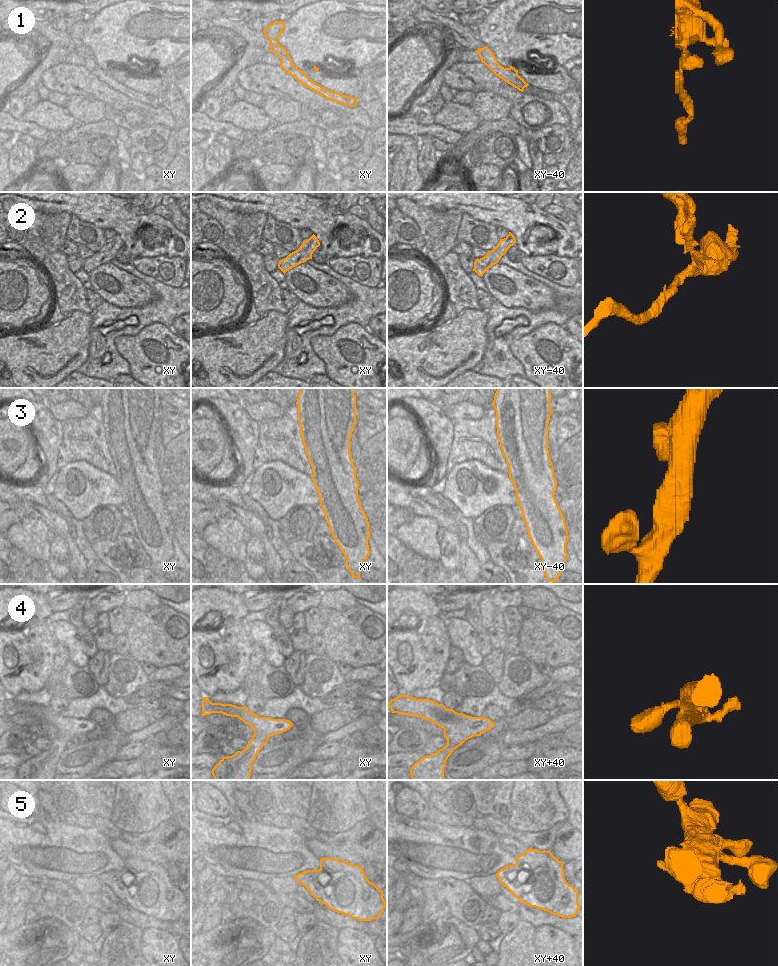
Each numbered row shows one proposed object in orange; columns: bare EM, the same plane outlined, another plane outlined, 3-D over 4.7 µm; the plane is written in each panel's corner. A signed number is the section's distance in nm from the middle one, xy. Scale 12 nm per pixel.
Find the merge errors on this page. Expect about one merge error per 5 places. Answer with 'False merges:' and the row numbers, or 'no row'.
False merges: 1, 5

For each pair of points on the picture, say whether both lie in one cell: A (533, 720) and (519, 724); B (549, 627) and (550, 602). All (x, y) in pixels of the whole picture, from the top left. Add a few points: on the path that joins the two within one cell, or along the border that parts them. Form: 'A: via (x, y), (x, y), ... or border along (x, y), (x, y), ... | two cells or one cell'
A: via (530, 720), (522, 721) | one cell
B: border along (559, 604), (549, 610), (531, 611) | two cells

